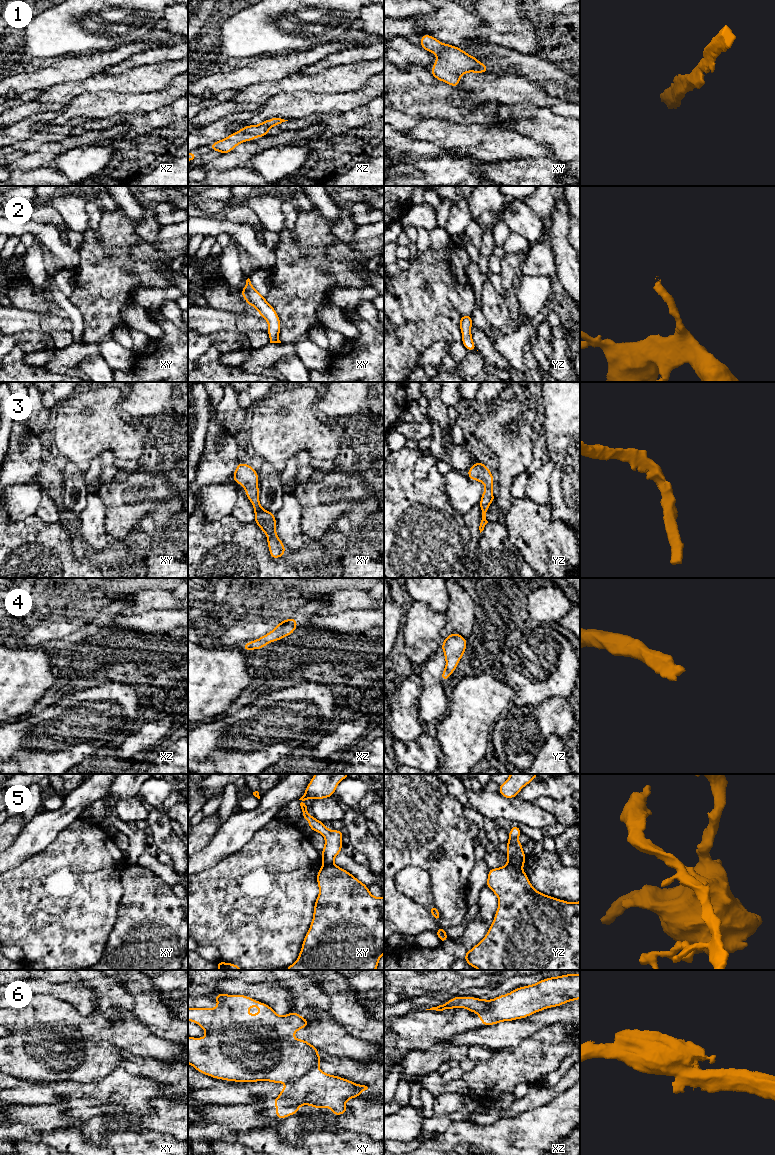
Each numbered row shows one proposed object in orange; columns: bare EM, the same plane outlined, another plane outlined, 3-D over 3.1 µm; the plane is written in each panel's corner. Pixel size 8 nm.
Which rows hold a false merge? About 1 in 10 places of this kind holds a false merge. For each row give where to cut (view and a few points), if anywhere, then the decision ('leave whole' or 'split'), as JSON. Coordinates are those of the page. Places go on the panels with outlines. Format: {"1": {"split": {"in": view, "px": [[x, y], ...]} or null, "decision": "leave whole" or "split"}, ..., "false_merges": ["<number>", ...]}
{"1": {"split": null, "decision": "leave whole"}, "2": {"split": null, "decision": "leave whole"}, "3": {"split": null, "decision": "leave whole"}, "4": {"split": null, "decision": "leave whole"}, "5": {"split": {"in": "yz", "px": [[508, 862], [521, 868]]}, "decision": "split"}, "6": {"split": {"in": "xy", "px": [[317, 1066], [286, 1083]]}, "decision": "split"}, "false_merges": ["5", "6"]}

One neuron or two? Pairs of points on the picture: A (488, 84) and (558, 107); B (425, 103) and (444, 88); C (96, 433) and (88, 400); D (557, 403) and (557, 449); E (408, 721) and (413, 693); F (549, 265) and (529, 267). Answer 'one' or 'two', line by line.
A: one
B: one
C: one
D: one
E: one
F: one

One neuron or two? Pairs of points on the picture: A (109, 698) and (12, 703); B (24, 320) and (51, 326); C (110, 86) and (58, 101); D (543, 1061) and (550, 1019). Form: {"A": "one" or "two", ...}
{"A": "two", "B": "one", "C": "one", "D": "two"}

